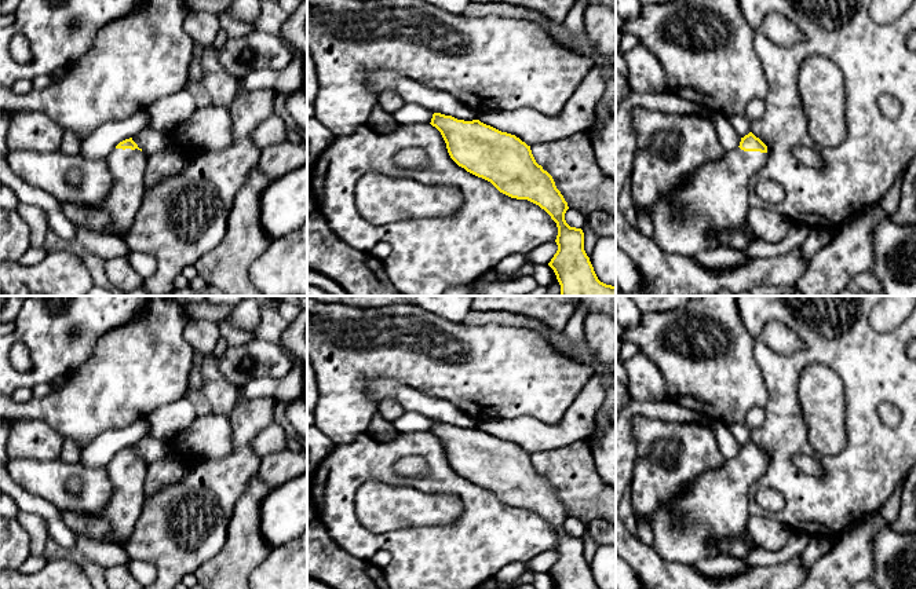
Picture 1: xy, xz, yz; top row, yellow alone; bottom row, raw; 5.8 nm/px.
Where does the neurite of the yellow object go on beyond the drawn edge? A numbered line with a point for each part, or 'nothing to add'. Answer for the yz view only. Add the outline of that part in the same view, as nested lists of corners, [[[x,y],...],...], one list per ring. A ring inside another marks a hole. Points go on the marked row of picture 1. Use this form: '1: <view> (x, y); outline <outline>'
1: yz (686, 220); outline [[[740,147],[725,151],[723,157],[687,175],[678,186],[654,204],[650,219],[653,241],[664,252],[694,257],[698,252],[719,248],[718,234],[737,230],[747,222],[751,209],[748,183],[766,164],[767,153],[744,151]]]

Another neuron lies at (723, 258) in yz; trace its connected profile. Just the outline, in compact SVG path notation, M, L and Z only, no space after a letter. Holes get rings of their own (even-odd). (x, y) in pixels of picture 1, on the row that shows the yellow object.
M730 246L698 252L693 259L705 268L719 271L741 267L749 260L744 252Z

